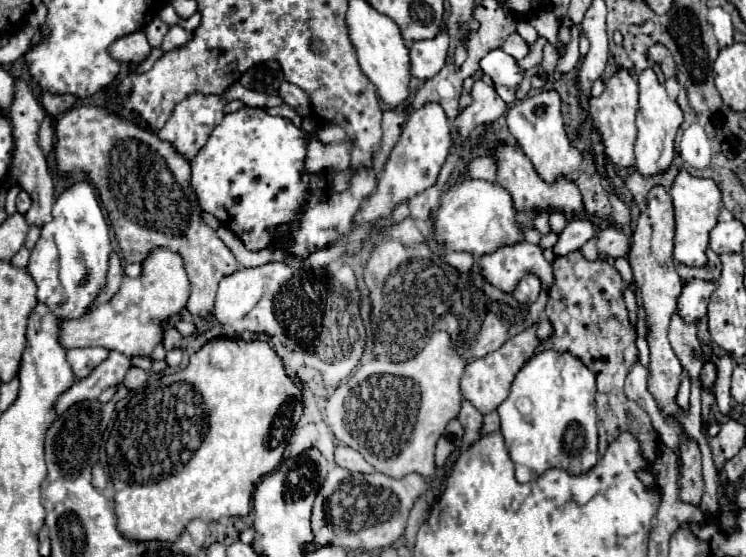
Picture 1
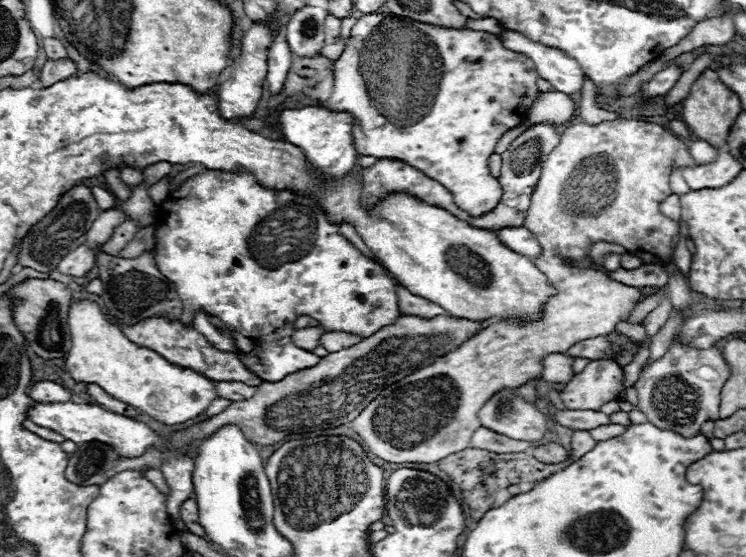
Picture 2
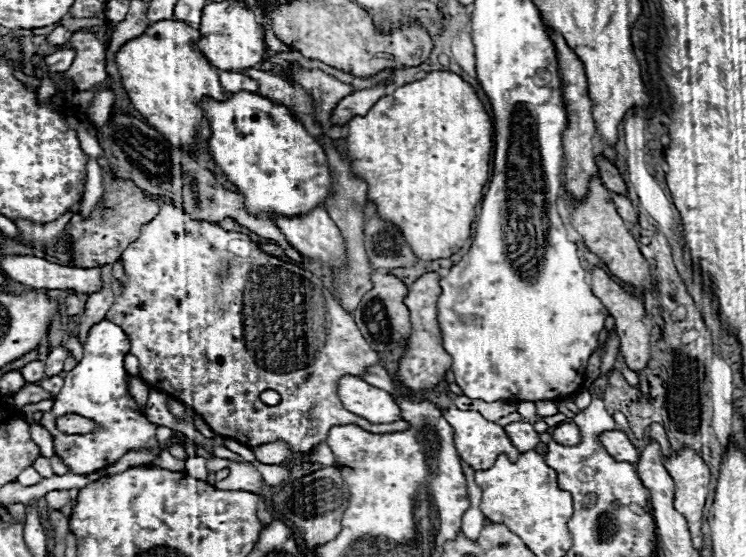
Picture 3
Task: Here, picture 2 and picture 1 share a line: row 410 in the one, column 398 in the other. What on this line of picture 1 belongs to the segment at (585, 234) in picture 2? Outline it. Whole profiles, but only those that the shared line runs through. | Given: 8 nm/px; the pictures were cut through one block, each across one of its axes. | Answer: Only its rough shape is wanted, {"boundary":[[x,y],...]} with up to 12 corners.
{"boundary":[[436,332],[358,366],[326,404],[382,474],[434,478],[468,360]]}

